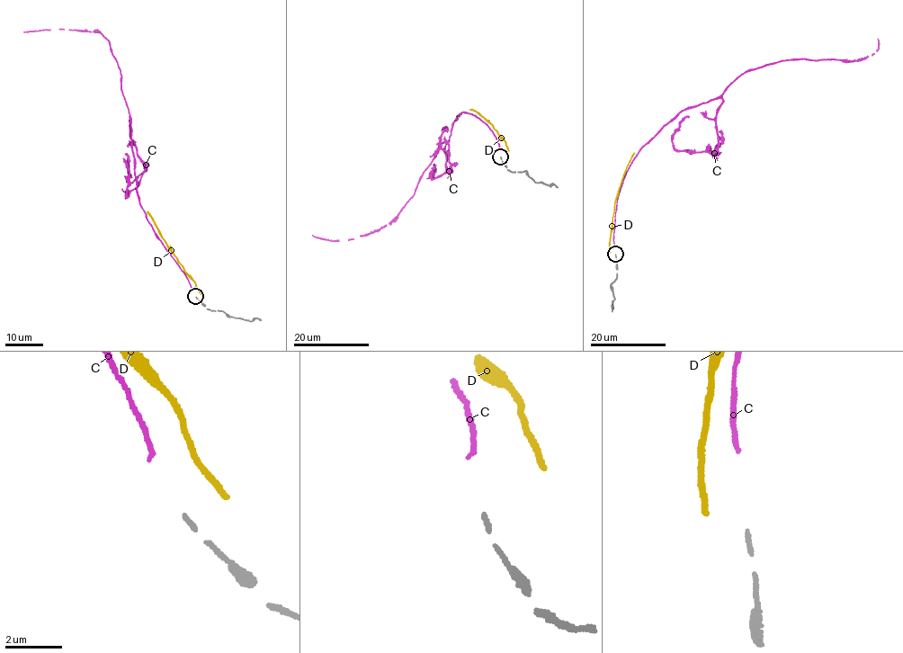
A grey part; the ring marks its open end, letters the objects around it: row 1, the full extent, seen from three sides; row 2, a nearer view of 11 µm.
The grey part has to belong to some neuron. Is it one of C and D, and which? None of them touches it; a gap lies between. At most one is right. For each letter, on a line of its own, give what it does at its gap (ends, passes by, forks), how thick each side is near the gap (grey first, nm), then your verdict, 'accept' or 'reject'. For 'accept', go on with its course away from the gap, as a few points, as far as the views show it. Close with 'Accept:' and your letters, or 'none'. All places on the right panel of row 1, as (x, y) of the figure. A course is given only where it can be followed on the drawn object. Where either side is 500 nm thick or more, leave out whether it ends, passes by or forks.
C: it ends there; 140 nm thick on the grey side, 130 nm on the other; accept; it runs (614, 244), (624, 174), (683, 110), (717, 99), (750, 70), (787, 60), (849, 61), (873, 54), (878, 39)
D: it ends there; 140 nm thick on the grey side, 200 nm on the other; reject
Accept: C

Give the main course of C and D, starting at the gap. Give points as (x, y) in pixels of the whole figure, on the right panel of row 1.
C: (614, 244), (624, 174), (683, 110), (717, 99), (750, 70), (787, 60), (849, 61), (873, 54), (878, 39)
D: (611, 252), (616, 198), (634, 153)

